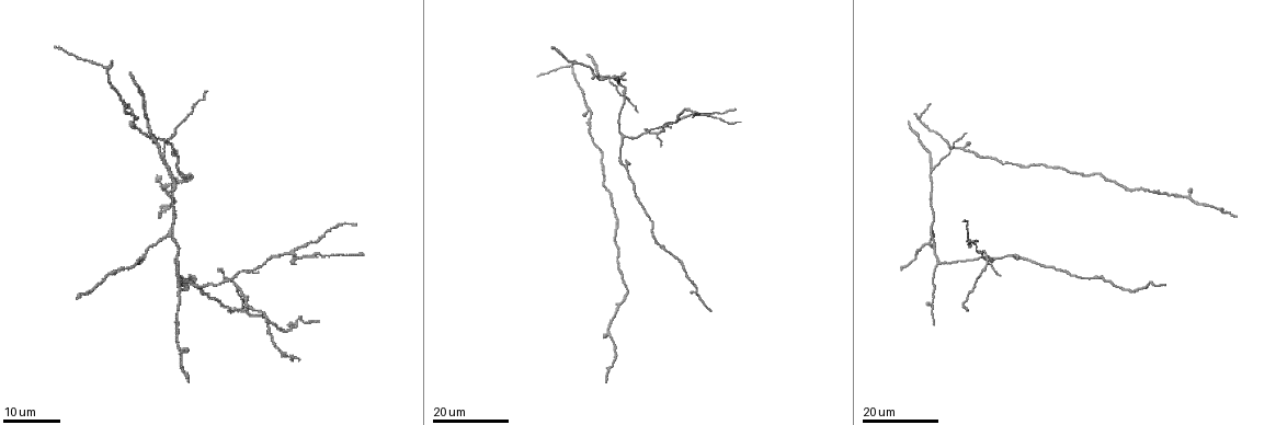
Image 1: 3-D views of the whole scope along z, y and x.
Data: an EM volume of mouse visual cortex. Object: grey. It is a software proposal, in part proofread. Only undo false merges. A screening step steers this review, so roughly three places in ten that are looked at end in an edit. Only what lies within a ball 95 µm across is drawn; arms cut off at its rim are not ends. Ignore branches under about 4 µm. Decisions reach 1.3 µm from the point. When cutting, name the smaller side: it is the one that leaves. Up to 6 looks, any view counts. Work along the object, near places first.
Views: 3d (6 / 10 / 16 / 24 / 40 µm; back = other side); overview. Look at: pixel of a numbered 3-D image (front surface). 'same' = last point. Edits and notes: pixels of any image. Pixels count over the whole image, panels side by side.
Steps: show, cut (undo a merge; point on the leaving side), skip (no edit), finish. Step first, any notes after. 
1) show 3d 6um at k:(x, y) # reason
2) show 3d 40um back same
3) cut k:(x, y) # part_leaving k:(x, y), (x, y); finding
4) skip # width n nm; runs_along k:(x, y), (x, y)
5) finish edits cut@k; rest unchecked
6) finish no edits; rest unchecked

show 3d 16um at 1:(183, 290) # three arms meet

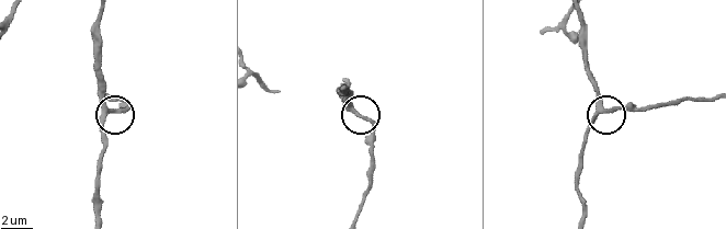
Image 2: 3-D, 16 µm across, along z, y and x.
show 3d 10um at 2:(353, 109)

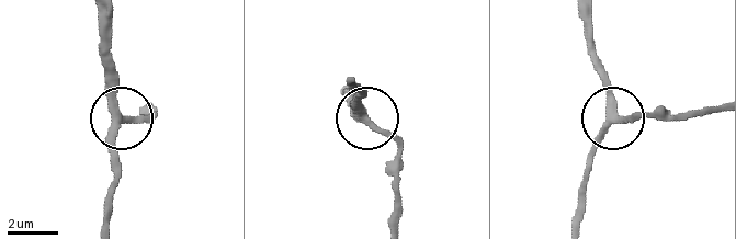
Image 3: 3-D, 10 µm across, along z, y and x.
skip # runs_along 3:(106, 18), (106, 74), (116, 118), (113, 179); continuous, no second neuron

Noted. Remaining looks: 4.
show 3d 16um at 1:(295, 253) # three arms meet

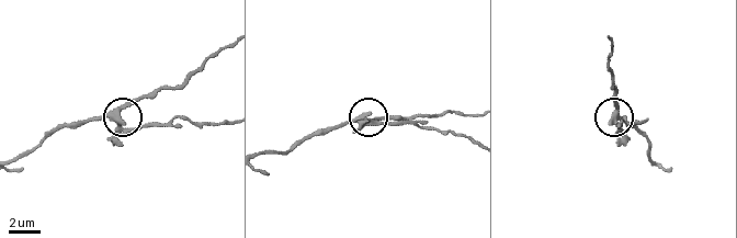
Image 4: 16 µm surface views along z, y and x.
show 3d 6um at 4:(362, 117)

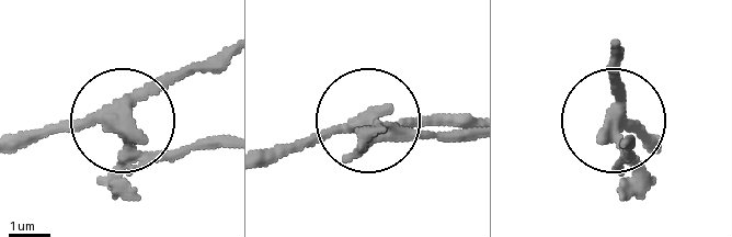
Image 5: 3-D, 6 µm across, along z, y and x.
cut 5:(187, 146) # side_arm 14 um; two neurons meet here

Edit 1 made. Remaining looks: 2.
finish edits cut@5; rest unchecked

